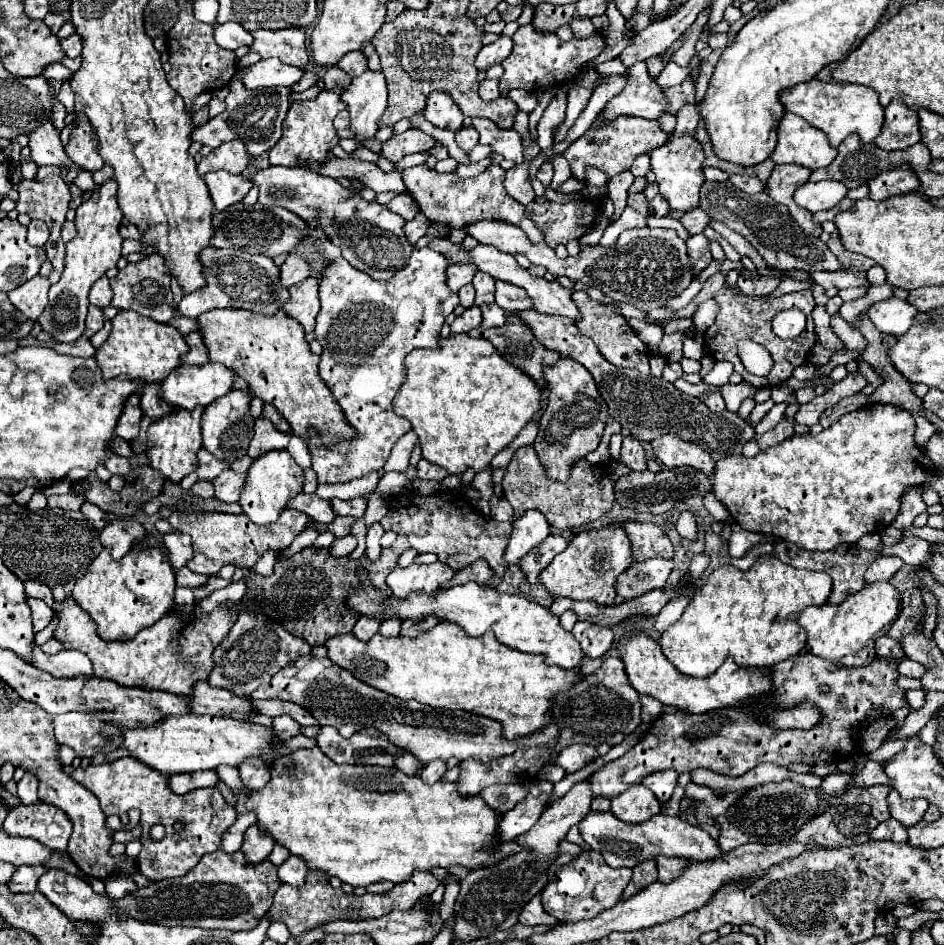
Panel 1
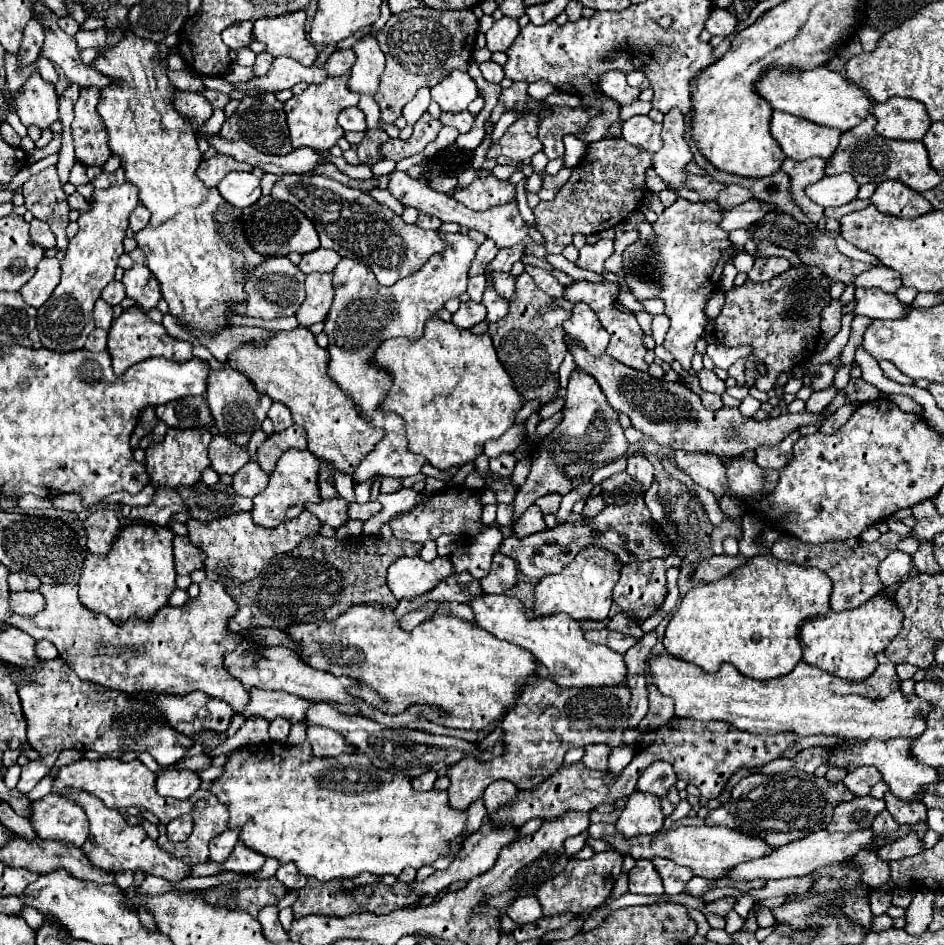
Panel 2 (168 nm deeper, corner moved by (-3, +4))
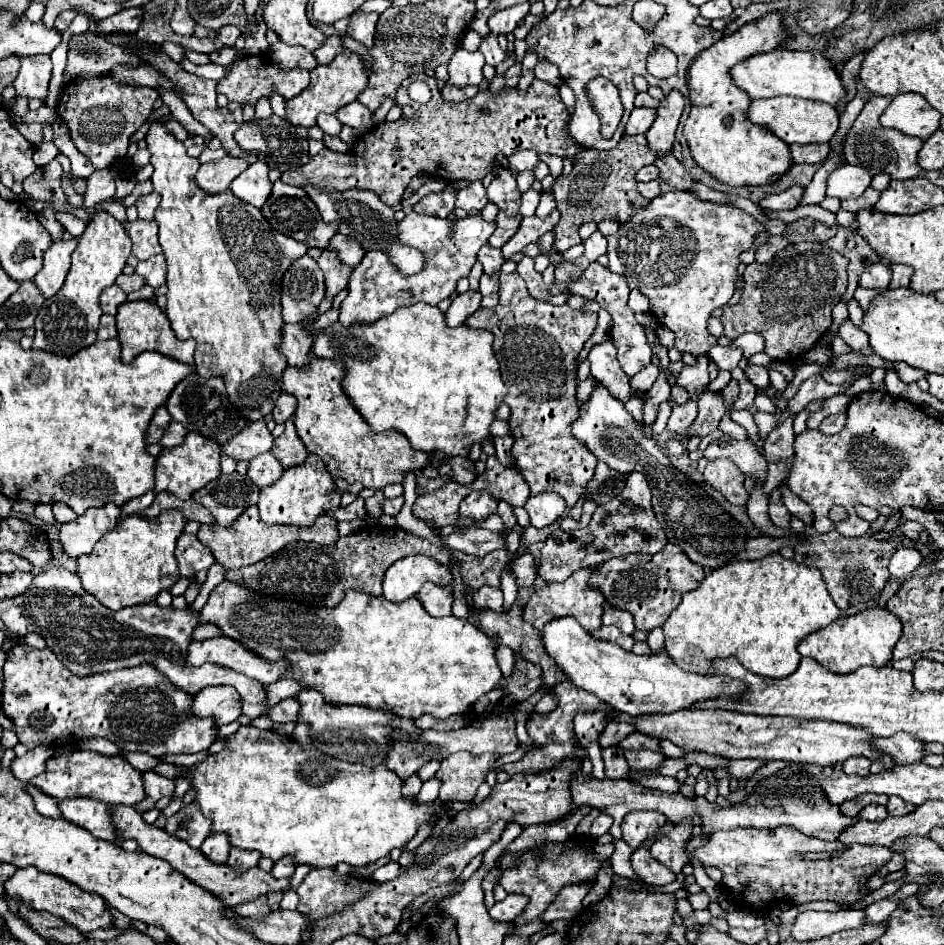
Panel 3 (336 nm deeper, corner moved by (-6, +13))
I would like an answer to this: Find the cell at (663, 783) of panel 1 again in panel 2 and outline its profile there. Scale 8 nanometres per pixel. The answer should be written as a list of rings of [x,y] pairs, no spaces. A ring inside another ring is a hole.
[[[652,762],[644,774],[640,774],[640,782],[636,784],[636,790],[650,792],[656,796],[664,796],[670,786],[676,784],[676,774],[668,762]]]

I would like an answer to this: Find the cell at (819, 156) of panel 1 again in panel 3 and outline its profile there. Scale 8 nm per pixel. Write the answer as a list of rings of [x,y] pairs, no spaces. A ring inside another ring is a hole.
[[[771,97],[771,99],[755,99],[749,107],[749,119],[757,125],[765,125],[771,133],[783,139],[787,145],[799,143],[827,143],[837,131],[837,111],[821,101],[803,101],[795,97]]]

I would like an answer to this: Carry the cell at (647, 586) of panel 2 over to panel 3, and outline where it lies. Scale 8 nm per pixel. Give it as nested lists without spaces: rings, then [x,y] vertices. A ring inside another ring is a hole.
[[[667,543],[655,555],[627,555],[599,565],[597,573],[591,577],[591,587],[601,589],[613,607],[633,613],[637,629],[651,631],[667,621],[671,611],[681,603],[681,597],[689,589],[695,589],[703,575],[701,565],[693,563],[677,545]]]

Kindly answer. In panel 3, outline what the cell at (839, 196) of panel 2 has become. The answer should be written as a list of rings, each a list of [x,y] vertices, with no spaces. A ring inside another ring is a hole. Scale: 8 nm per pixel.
[[[841,165],[827,179],[827,195],[837,199],[855,199],[859,197],[871,183],[871,175],[863,167]]]

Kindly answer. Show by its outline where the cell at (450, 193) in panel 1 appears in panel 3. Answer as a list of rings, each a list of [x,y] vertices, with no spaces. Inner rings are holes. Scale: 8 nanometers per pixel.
[[[473,181],[469,187],[463,187],[457,193],[457,207],[465,211],[481,211],[485,205],[487,205],[487,195],[481,181]]]

